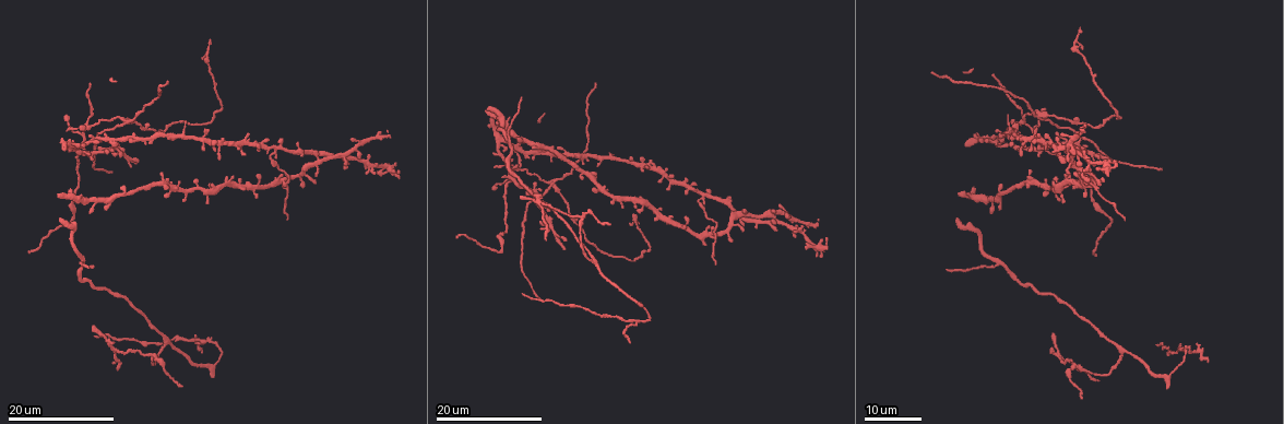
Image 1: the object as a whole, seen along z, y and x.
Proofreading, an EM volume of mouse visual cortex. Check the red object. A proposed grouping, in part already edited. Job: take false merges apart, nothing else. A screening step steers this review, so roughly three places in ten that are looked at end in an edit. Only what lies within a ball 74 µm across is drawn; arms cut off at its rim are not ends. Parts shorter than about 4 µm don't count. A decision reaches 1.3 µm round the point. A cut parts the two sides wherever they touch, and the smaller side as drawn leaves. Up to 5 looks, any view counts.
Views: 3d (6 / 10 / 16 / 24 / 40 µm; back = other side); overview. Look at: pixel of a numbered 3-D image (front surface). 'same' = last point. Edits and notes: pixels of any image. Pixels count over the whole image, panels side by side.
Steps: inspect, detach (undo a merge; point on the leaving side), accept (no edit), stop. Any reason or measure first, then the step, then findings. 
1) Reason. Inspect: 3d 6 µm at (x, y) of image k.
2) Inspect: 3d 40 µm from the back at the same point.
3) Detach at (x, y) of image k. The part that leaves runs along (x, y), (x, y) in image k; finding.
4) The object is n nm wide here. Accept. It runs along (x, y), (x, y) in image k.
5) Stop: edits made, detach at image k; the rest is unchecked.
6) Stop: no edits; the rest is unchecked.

Thin arm on a thick one. Inspect: 3d 16 µm at (636, 320) of image 1.

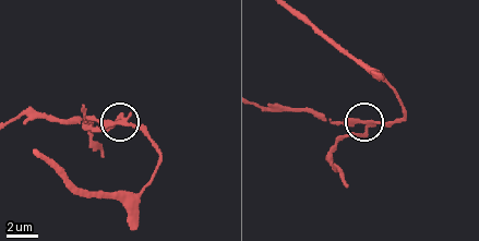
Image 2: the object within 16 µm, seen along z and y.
Closer look. Inspect: 3d 6 µm at (124, 118) of image 2.

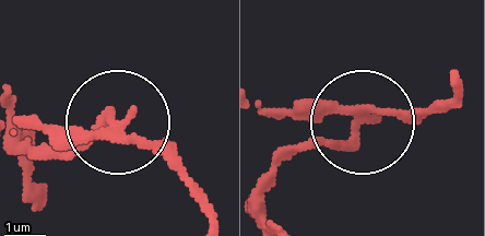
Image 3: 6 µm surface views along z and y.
The side arm is 7 µm long. Detach at (316, 148) of image 3. The part that leaves runs along (117, 125), (58, 155), (15, 155), (20, 166) in image 3; two neurons meet here.

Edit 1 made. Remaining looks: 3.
Inspect: overview.

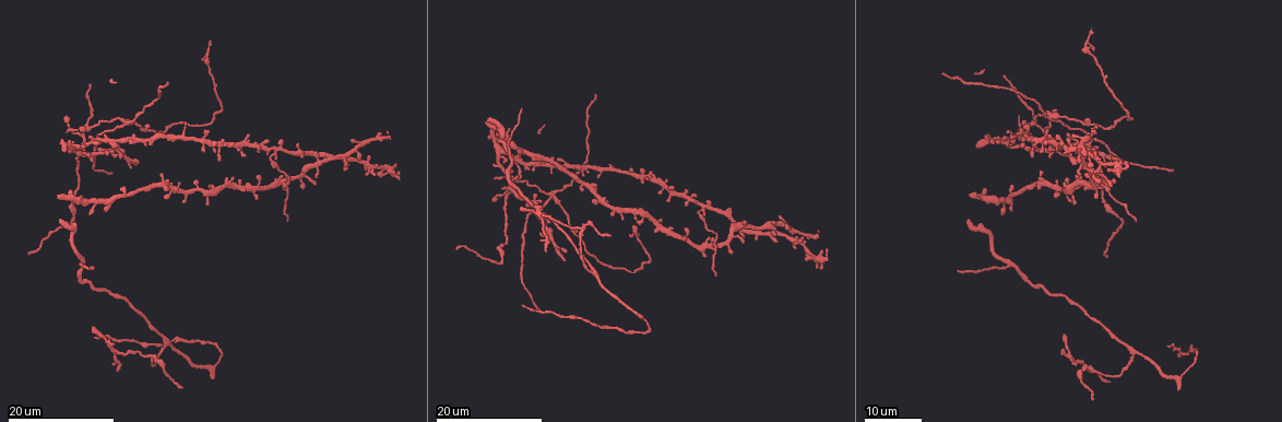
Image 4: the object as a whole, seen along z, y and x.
Calibre changes. Inspect: 3d 16 µm at (1112, 211) of image 4.

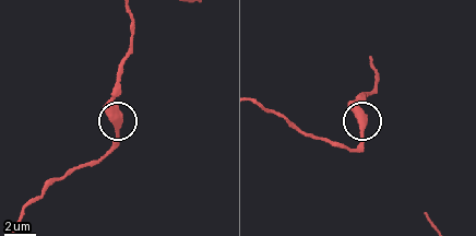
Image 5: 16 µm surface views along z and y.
Inspect: 3d 10 µm at (365, 123) of image 5.

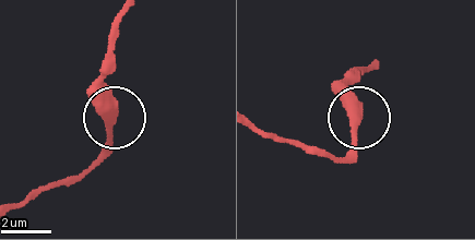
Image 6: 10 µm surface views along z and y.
Accept. All the same neuron.

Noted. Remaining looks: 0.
Stop: edits made, detach at image 3; the rest is unchecked.

